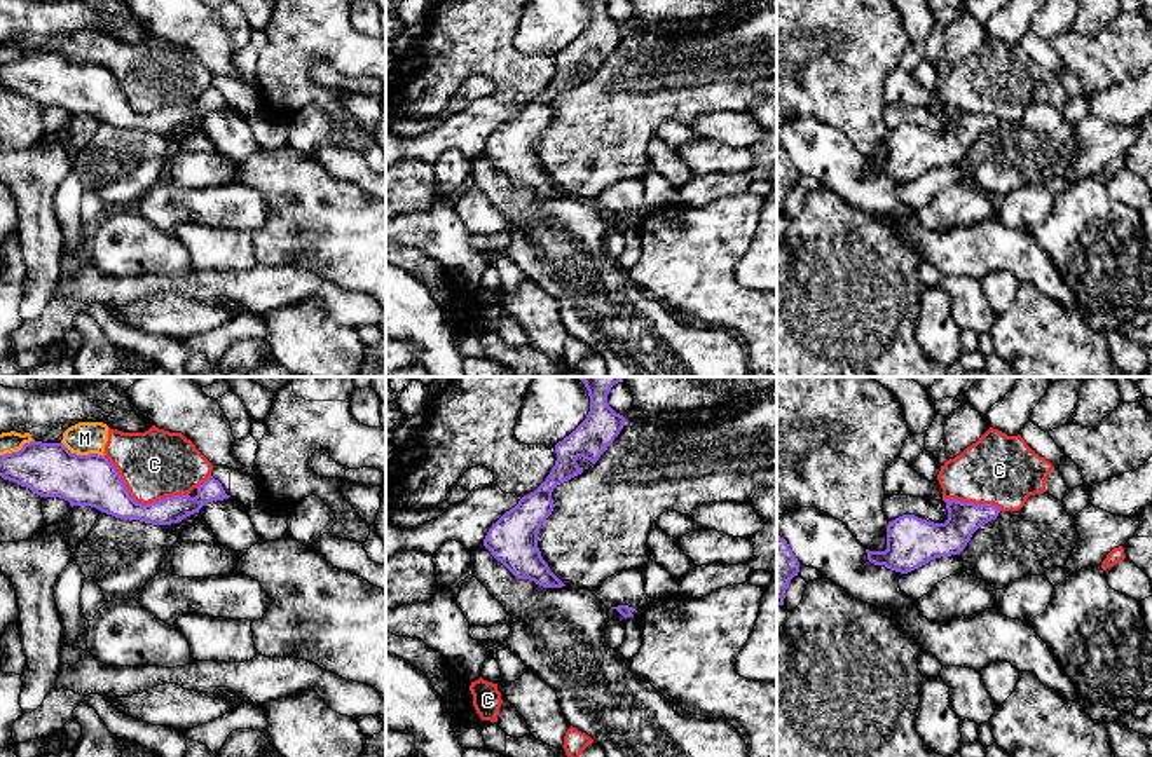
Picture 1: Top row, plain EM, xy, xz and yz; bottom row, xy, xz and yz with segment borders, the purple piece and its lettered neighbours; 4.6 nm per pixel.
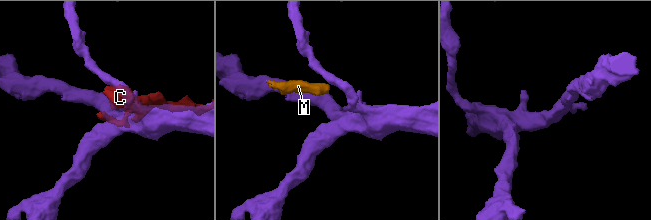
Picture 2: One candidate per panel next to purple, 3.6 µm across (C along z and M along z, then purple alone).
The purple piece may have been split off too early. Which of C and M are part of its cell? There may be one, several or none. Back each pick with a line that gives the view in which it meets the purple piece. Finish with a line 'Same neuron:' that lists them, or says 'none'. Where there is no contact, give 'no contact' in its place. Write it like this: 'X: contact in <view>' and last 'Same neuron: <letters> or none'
Same neuron: none

